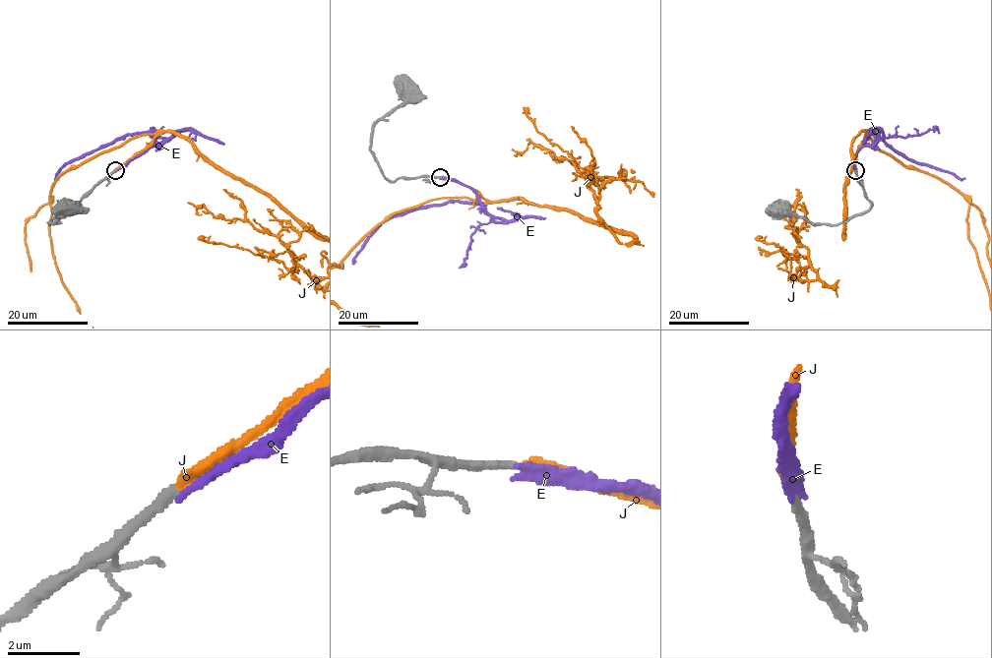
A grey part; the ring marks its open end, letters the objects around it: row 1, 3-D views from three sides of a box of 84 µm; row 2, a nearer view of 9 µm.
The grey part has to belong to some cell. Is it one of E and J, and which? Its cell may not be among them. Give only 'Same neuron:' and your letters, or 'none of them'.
Same neuron: J

